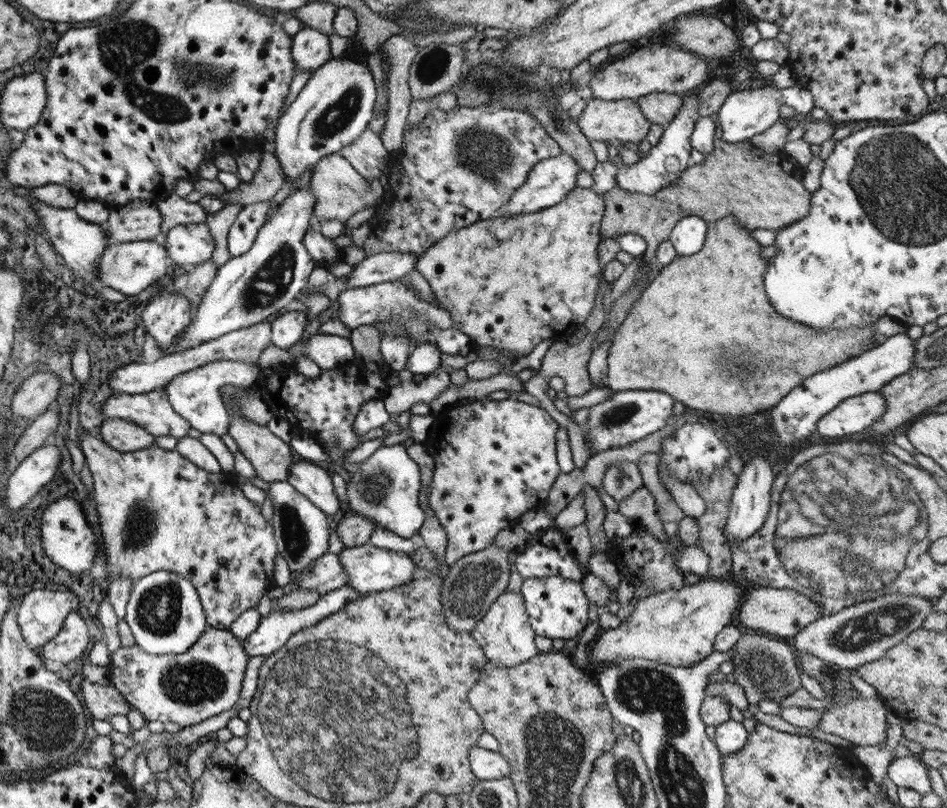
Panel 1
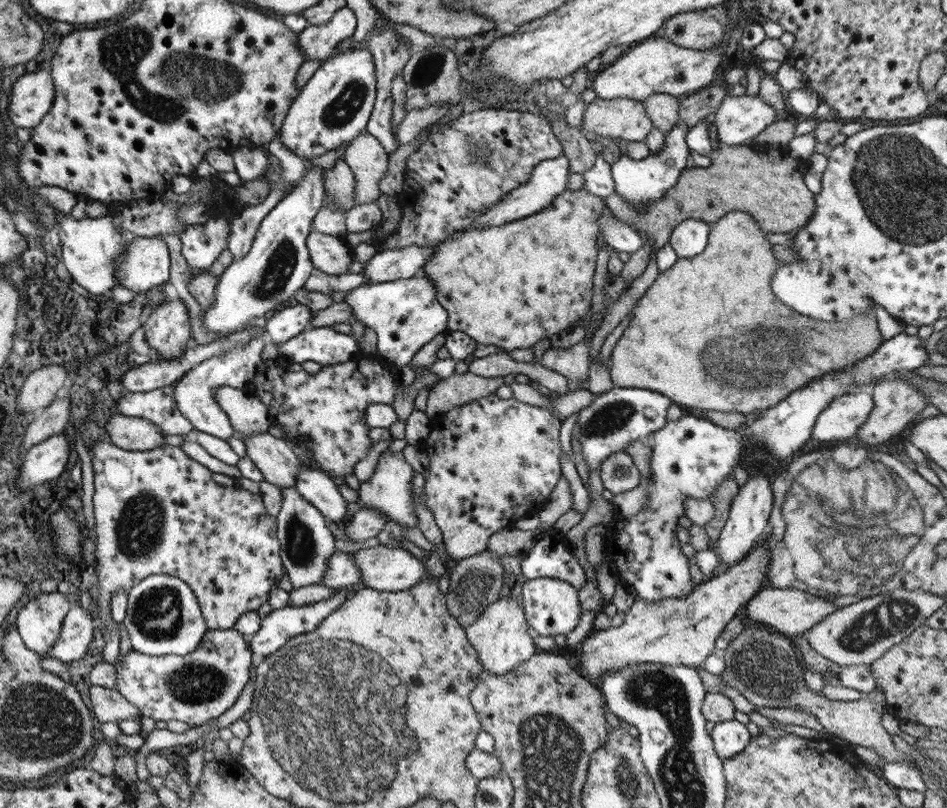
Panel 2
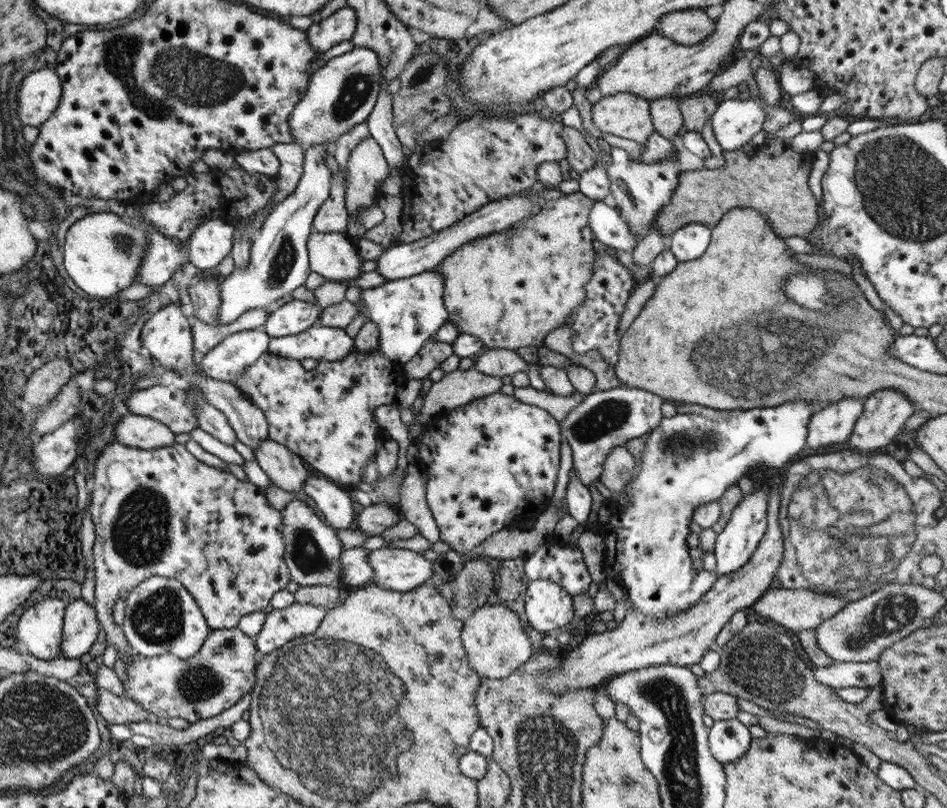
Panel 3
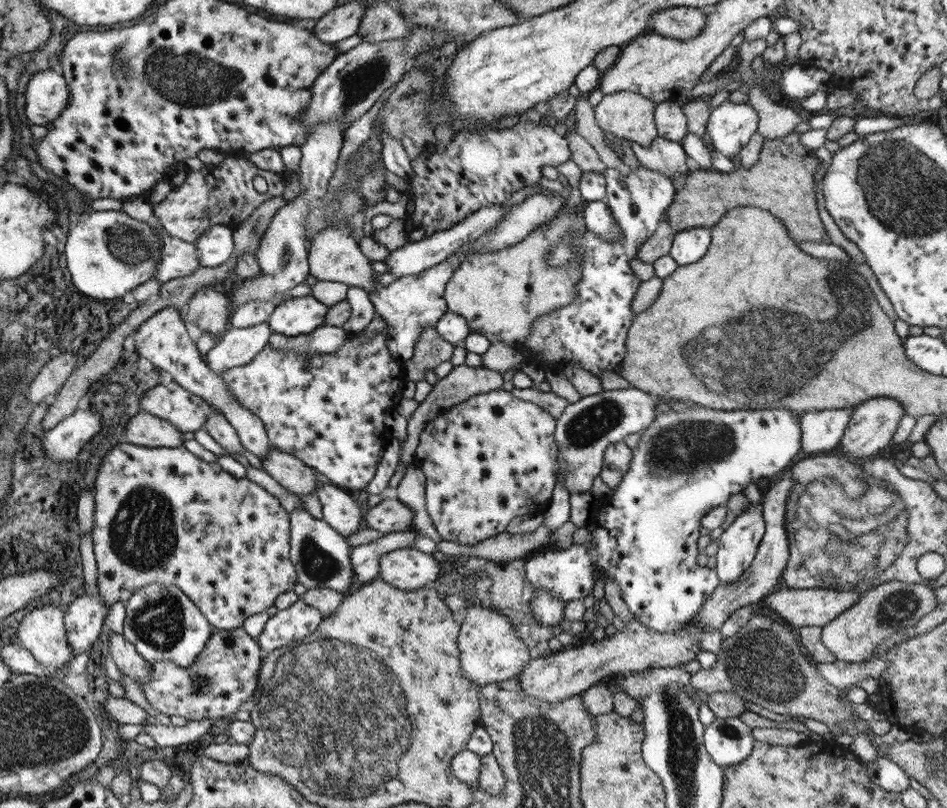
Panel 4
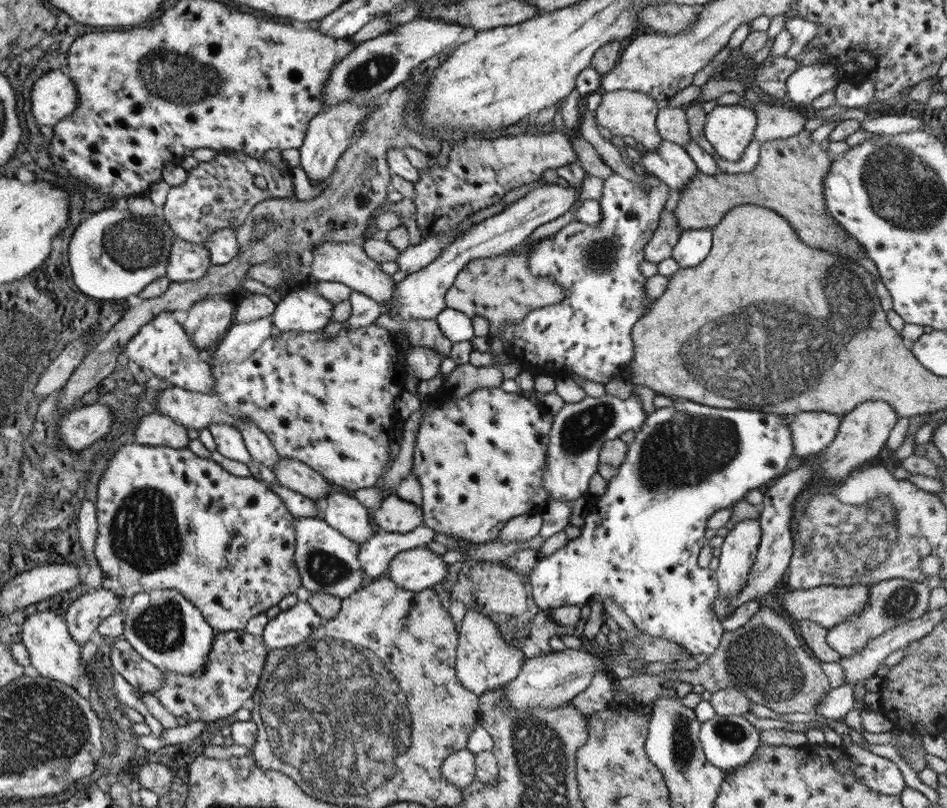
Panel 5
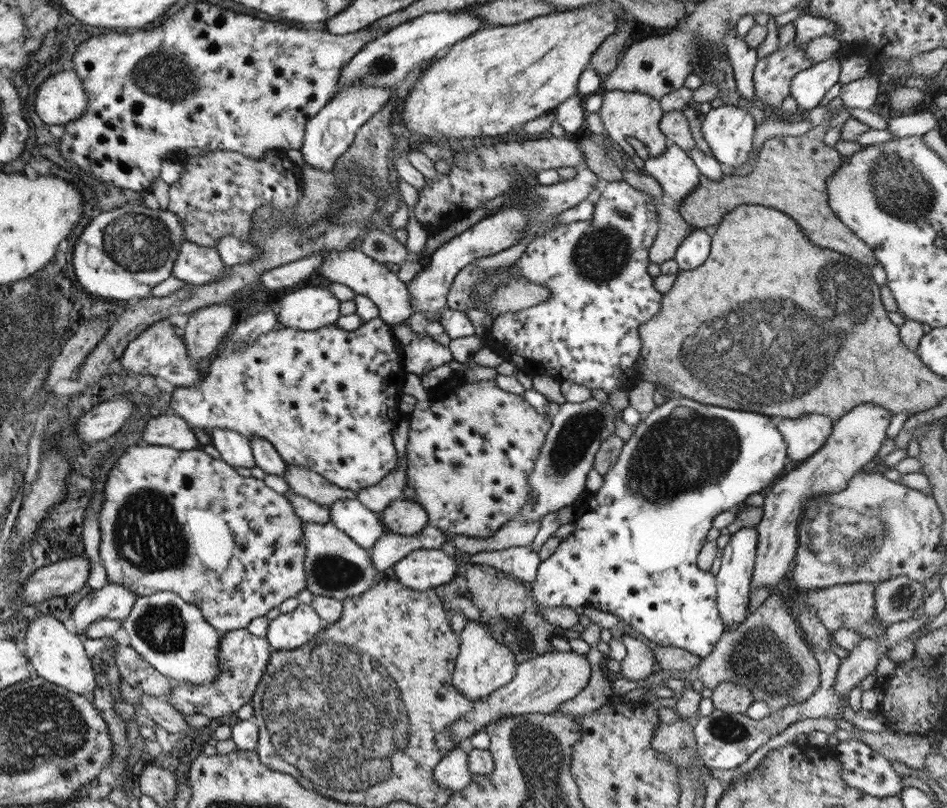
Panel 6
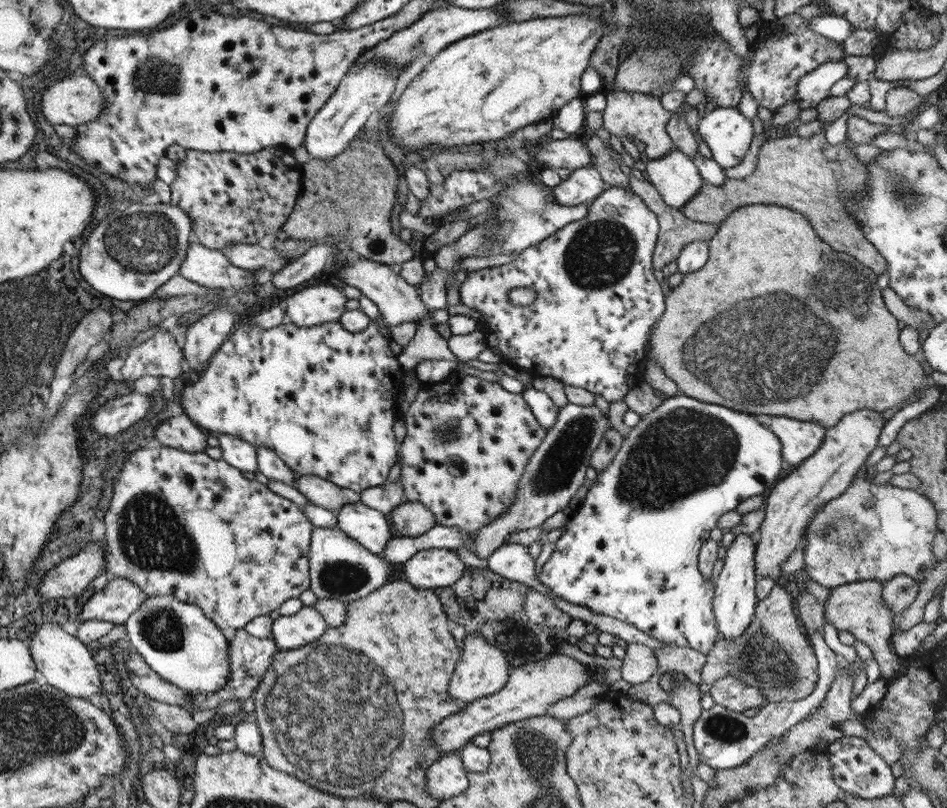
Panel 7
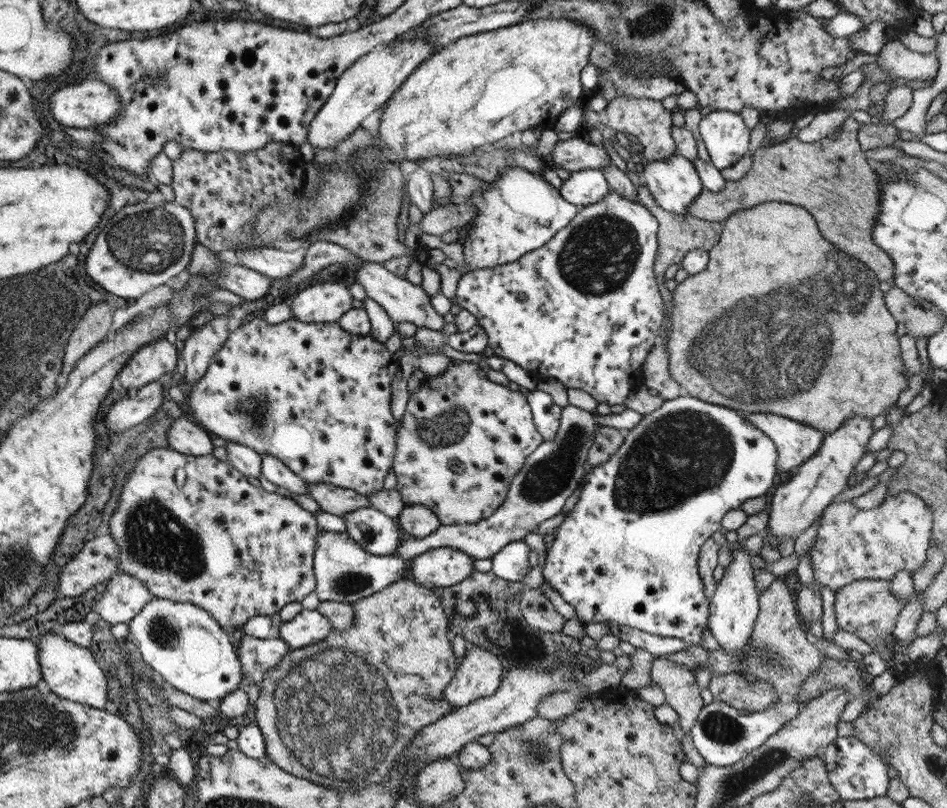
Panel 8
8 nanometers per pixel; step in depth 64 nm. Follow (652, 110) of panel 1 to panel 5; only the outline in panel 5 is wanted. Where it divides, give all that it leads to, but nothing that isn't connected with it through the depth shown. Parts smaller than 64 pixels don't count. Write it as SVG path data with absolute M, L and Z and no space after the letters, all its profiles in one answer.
M671 106L661 108L657 112L655 126L657 126L657 132L661 134L661 138L667 142L673 142L673 144L679 144L685 148L691 140L689 124L687 124L687 116L685 116L683 108L671 108Z

